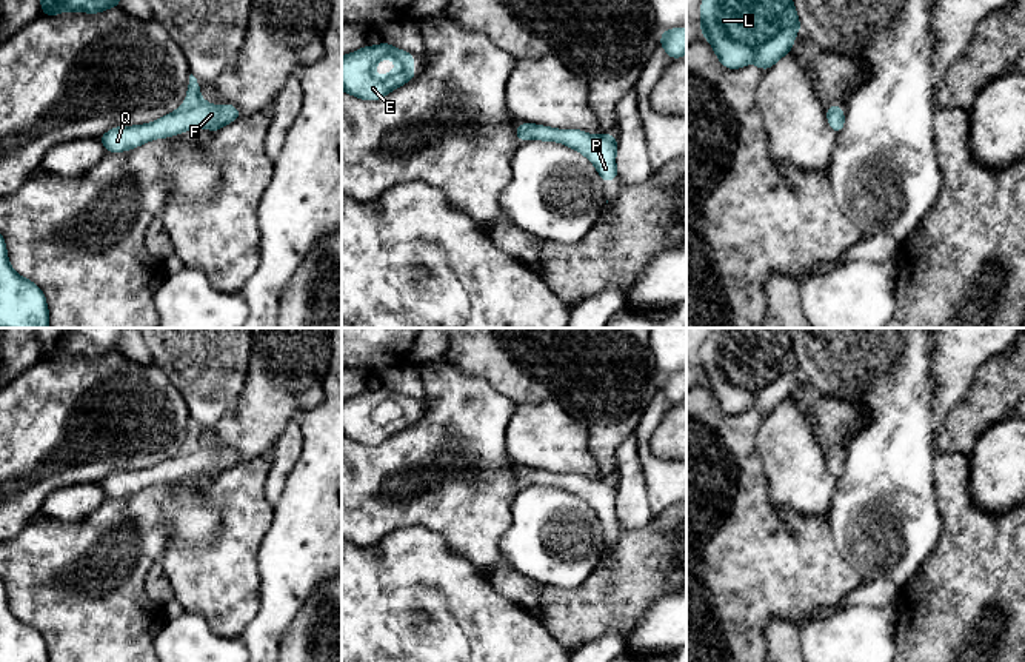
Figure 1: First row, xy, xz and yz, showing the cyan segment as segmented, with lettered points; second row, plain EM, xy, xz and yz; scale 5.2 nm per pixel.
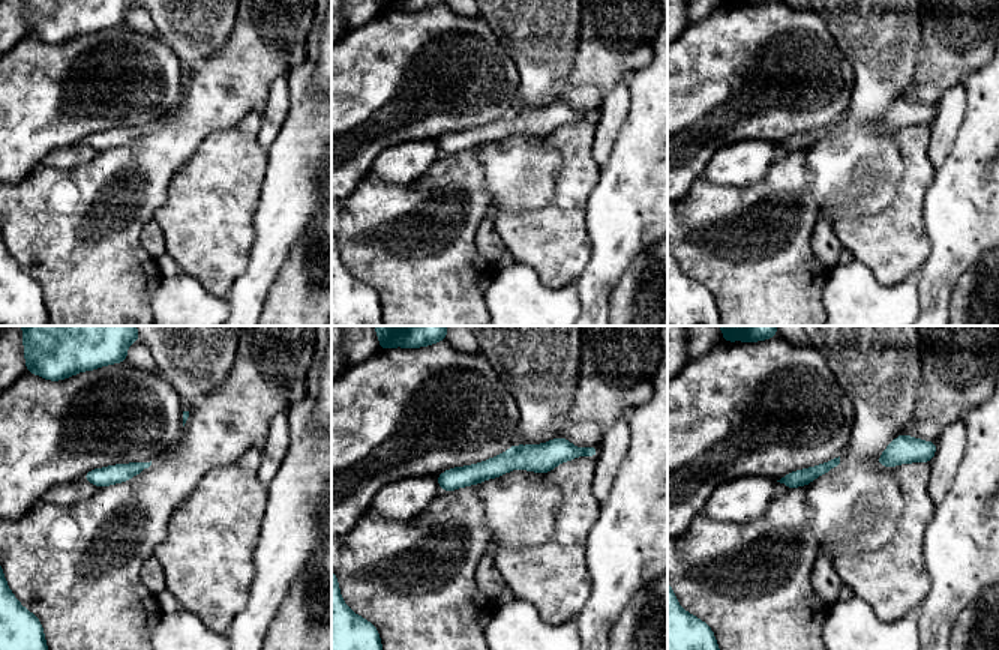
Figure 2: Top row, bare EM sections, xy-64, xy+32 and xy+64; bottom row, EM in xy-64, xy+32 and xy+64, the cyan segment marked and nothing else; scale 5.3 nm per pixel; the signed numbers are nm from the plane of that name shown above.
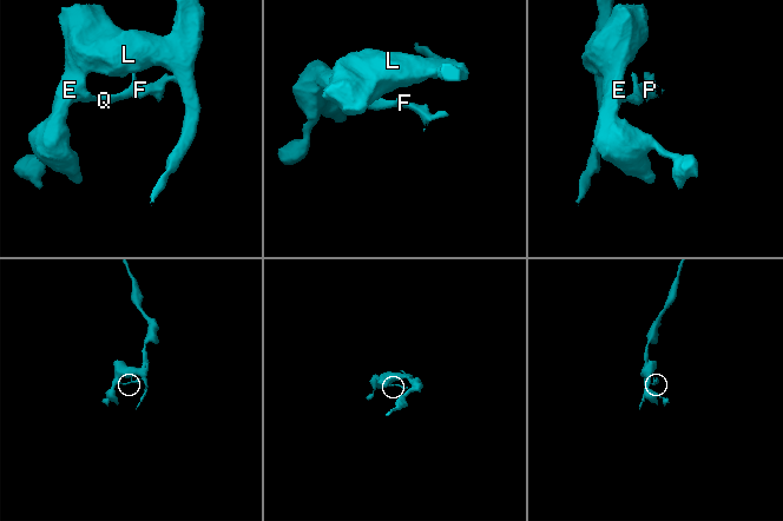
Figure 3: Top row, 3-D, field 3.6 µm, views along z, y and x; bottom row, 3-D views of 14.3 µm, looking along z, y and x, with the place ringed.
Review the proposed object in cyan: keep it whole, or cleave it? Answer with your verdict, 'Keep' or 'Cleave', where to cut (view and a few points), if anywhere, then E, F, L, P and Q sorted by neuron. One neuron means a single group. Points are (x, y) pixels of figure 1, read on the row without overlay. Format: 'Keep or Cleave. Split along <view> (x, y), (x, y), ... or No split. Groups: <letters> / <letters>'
Keep. No split. Groups: E F L P Q

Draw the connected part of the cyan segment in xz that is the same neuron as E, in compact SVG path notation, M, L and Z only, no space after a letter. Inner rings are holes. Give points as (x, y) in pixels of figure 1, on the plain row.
M385 386L377 391L366 390L342 402L342 436L362 445L379 445L414 423L414 399ZM383 403L392 403L397 413L377 422L374 411Z

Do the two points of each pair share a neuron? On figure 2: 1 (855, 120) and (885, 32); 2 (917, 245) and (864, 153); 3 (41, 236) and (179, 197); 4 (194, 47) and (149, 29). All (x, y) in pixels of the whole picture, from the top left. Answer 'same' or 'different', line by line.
1: same
2: different
3: different
4: different

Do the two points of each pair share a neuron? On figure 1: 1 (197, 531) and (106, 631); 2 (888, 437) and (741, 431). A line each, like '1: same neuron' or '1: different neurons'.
1: different neurons
2: different neurons

